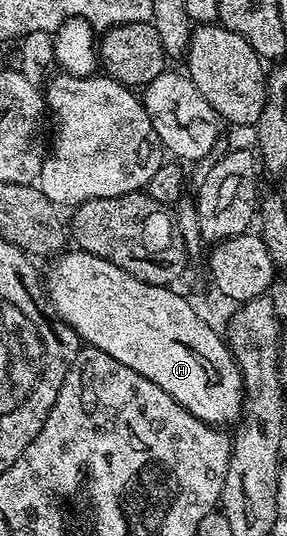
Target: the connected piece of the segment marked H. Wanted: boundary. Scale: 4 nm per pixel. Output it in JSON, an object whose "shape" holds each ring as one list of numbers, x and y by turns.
{"shape":[[67,249,62,252,54,260,56,262,51,267,51,272,45,275,45,295,52,303,54,314,62,319,68,327,71,327,79,334,80,340,88,347,96,347,105,353,109,353,109,357,113,357,113,361,121,361,121,365,129,365,129,369,133,369,133,373,141,373,141,377,145,377,149,381,153,381,153,385,157,385,161,389,165,389,169,393,169,397,173,397,173,401,177,401,185,408,190,415,197,417,201,421,212,425,227,425,223,423,234,424,243,413,243,378,239,372,239,367,235,364,235,358,231,355,231,351,227,348,226,338,222,334,219,335,195,312,195,307,183,295,178,295,175,289,171,287,158,287,157,285,149,285,145,281,141,281,137,277,133,277,129,273,125,273,125,269,117,269,117,265,113,265,113,261,105,261,101,257,97,257,88,251,80,251,78,249]]}

